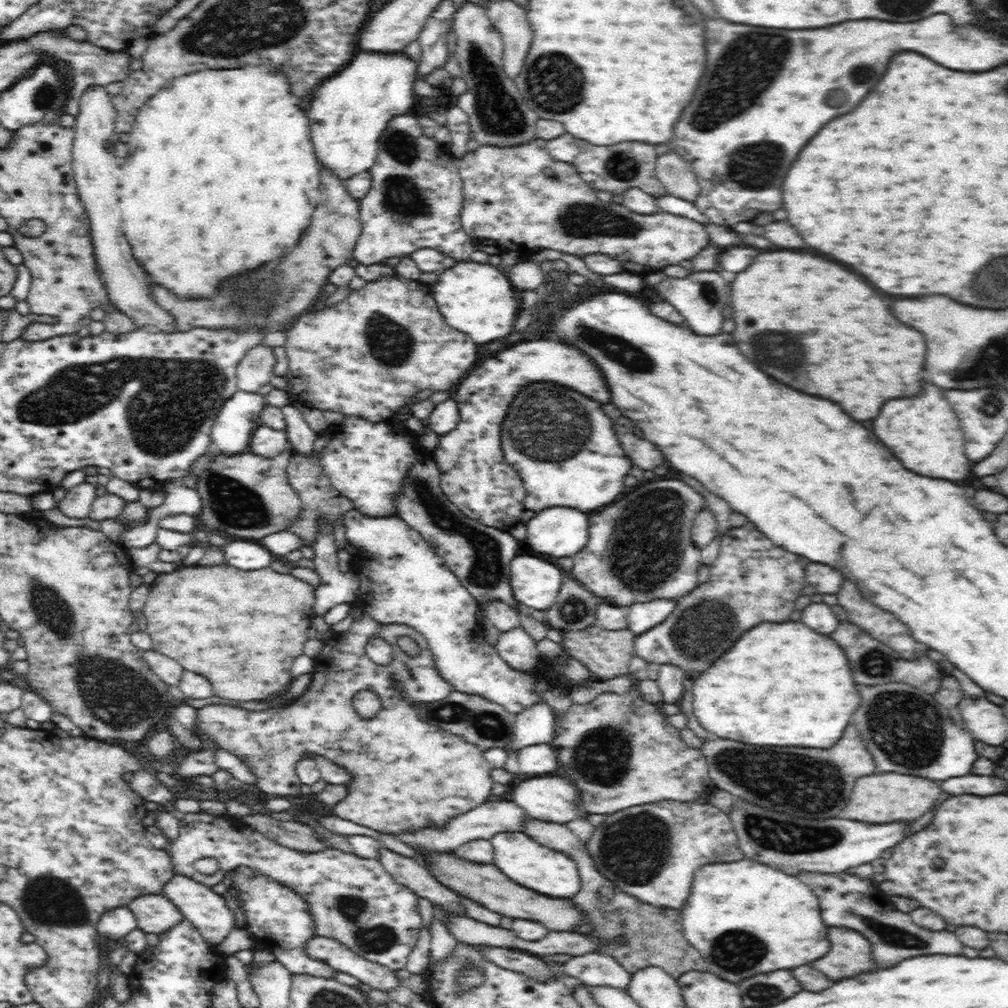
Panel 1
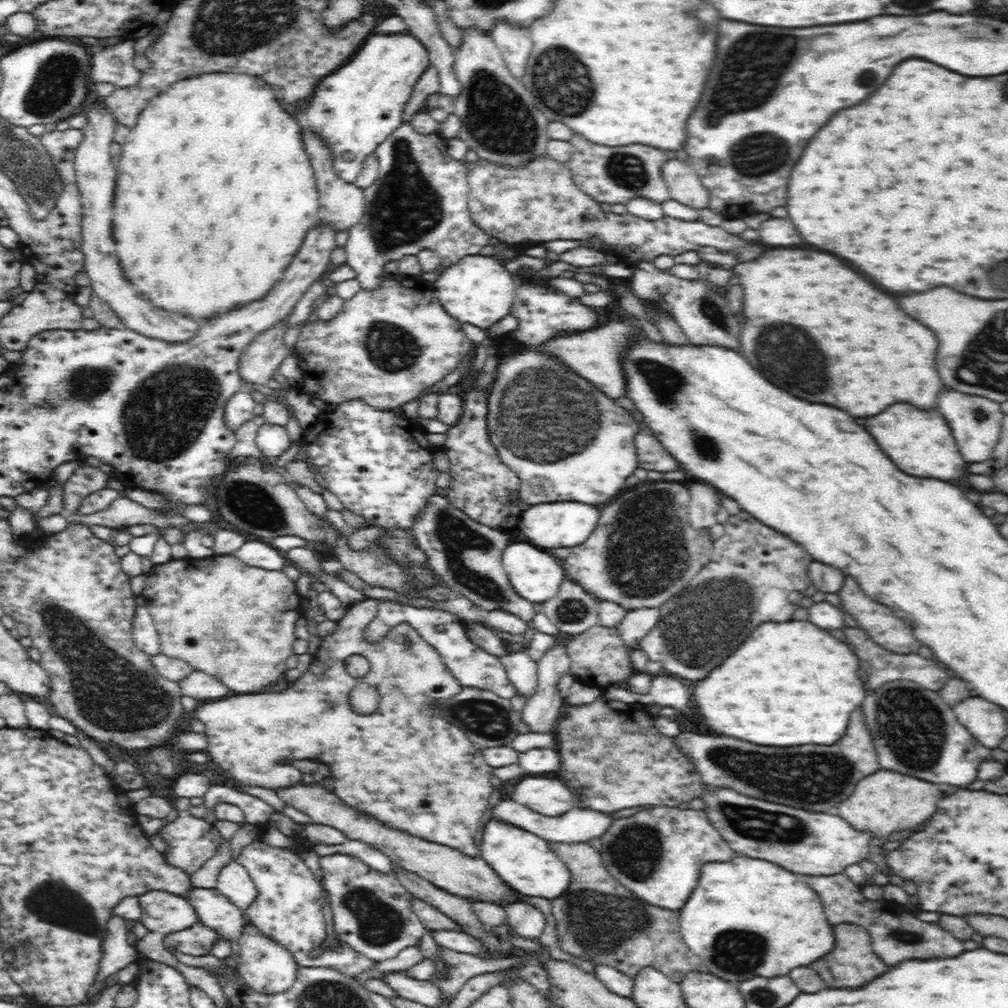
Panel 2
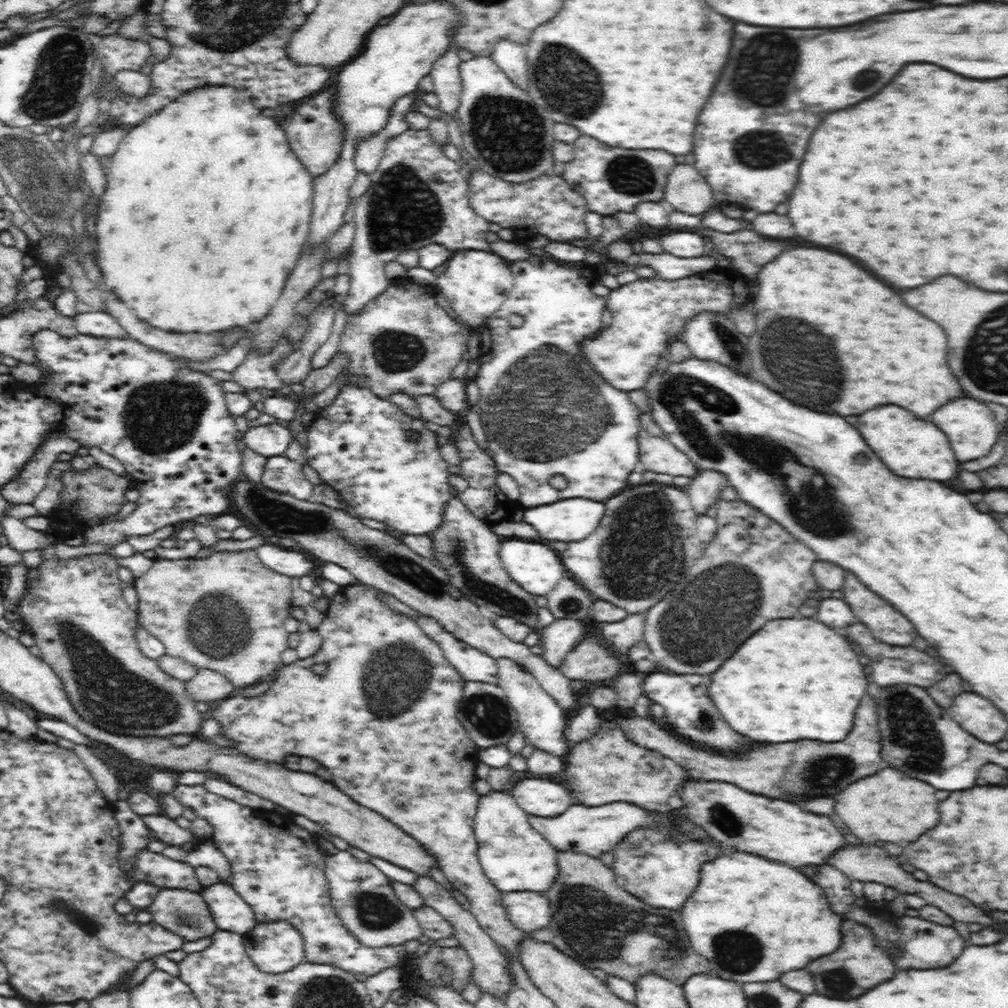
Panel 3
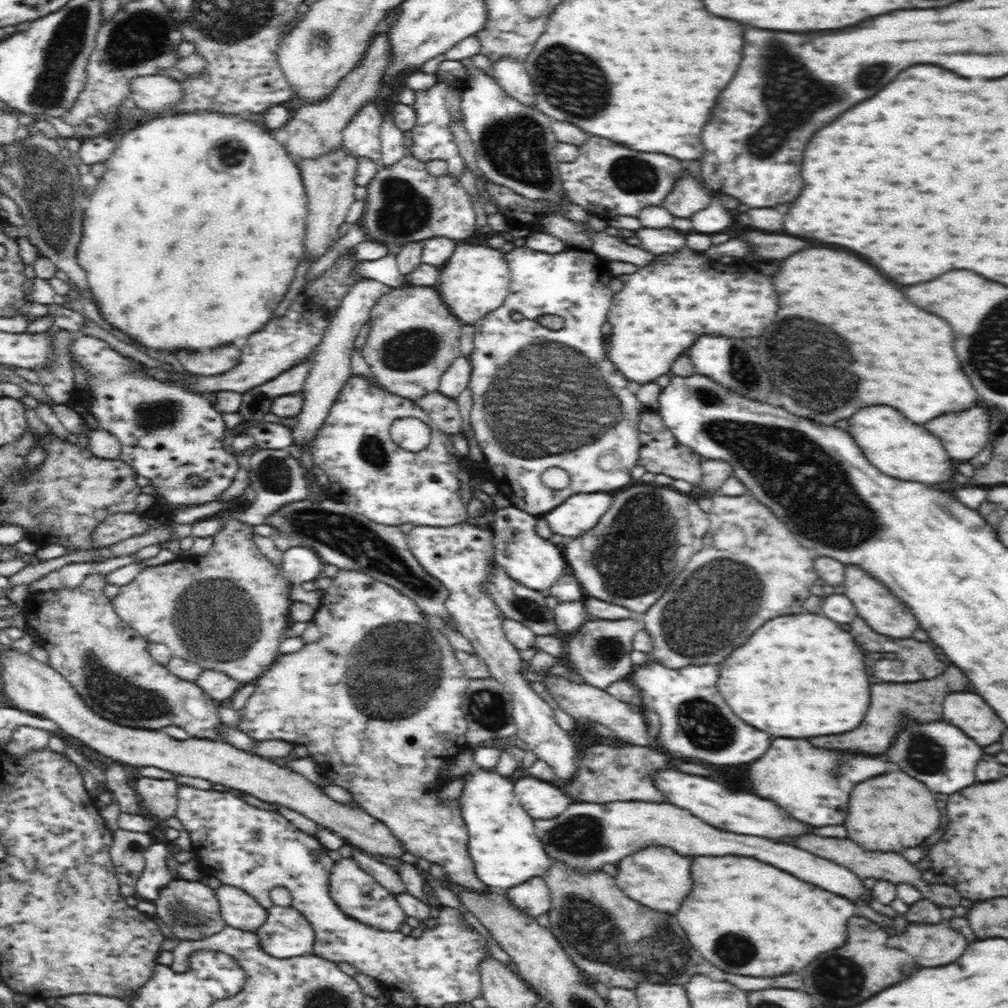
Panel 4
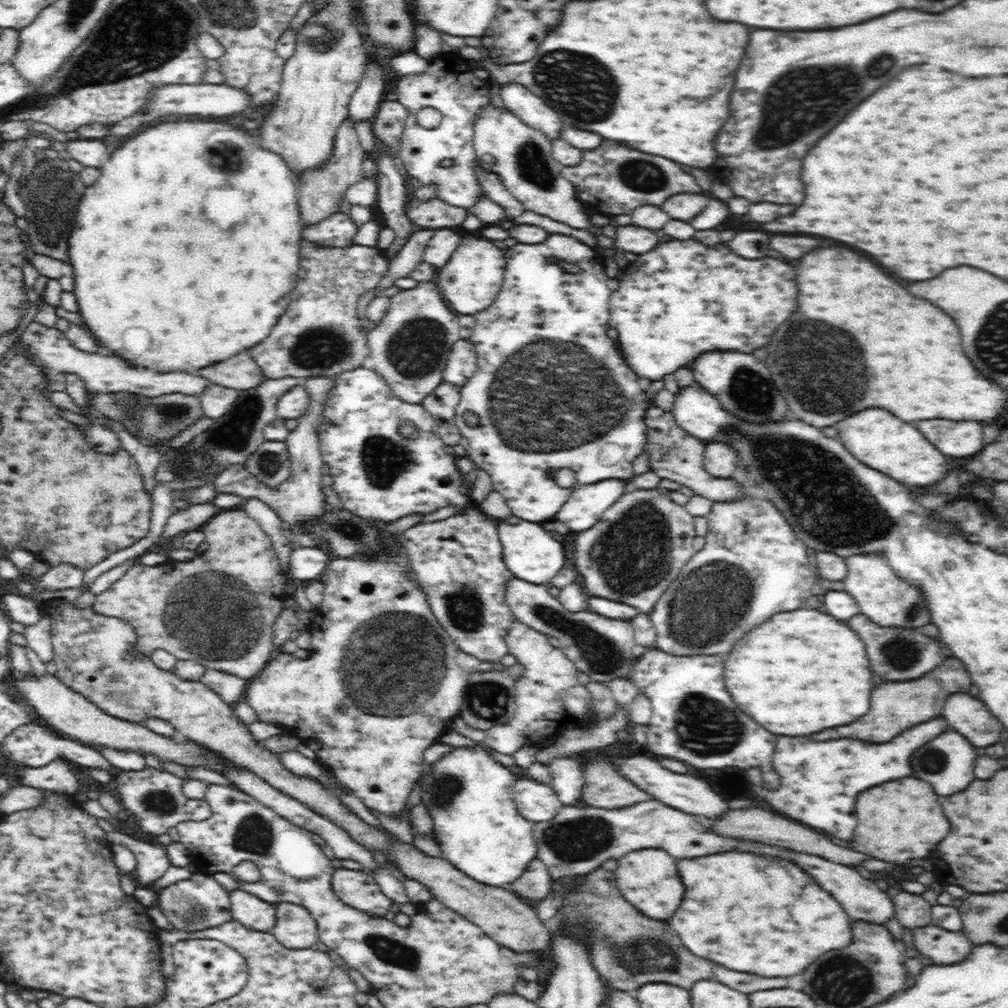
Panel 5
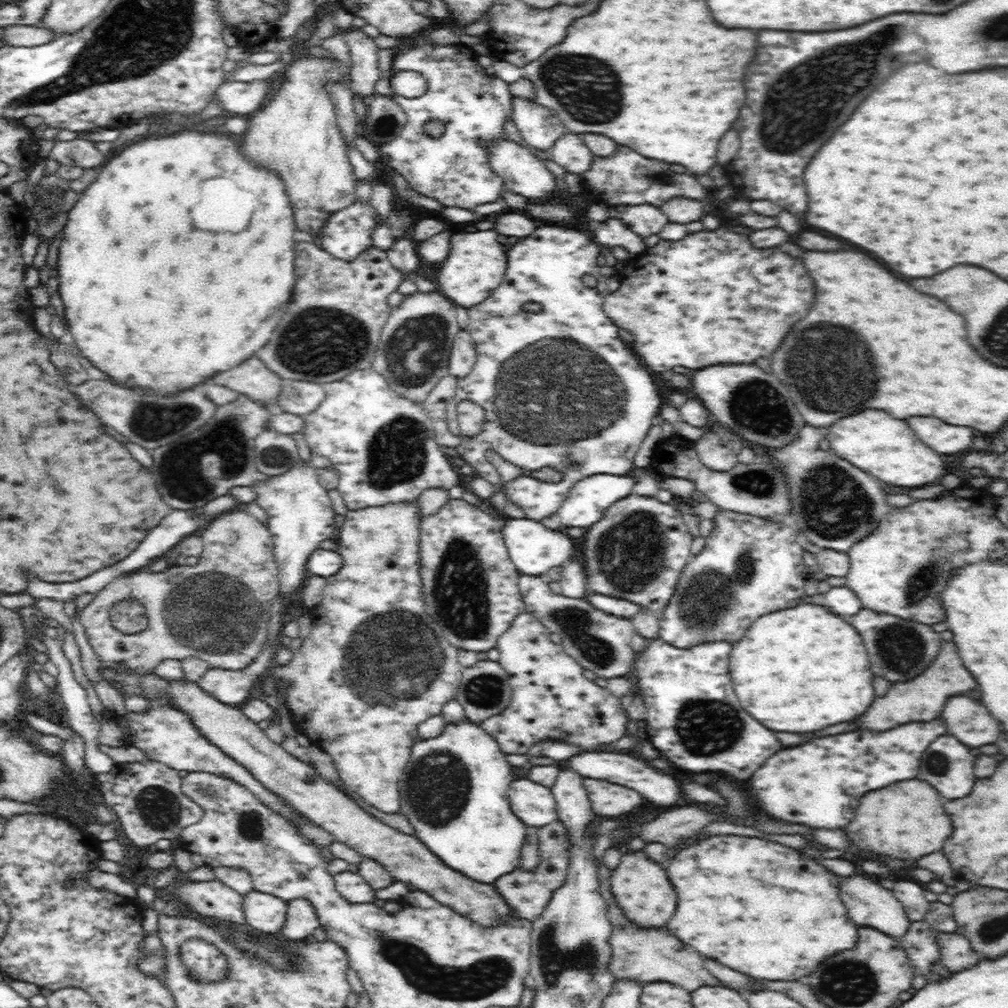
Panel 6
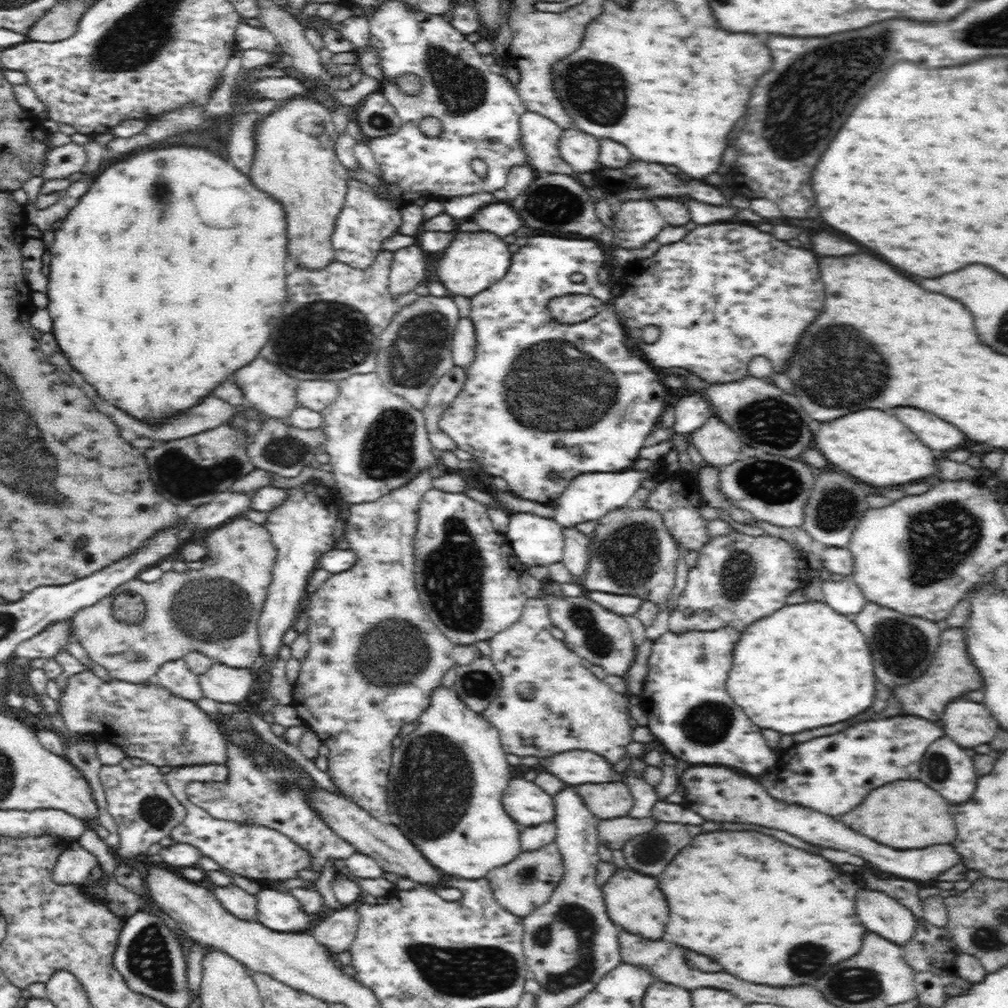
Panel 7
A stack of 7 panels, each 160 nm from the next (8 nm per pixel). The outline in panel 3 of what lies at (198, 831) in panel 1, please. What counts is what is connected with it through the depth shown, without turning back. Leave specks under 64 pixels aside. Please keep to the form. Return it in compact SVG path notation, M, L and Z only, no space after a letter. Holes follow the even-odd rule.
M144 815L141 819L152 832L153 837L165 845L183 845L194 842L194 848L198 848L200 844L206 843L206 839L194 835L191 829L182 829L174 819L166 815ZM347 850L339 851L325 858L325 877L333 912L366 949L388 949L423 935L415 914L396 896L392 880L370 861L360 861Z

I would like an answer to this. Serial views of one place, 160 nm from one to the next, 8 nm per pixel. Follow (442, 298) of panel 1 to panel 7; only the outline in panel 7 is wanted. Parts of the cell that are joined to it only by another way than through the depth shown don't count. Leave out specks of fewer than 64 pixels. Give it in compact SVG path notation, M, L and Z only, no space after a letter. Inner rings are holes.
M458 232L452 244L438 260L436 276L447 289L449 296L476 297L489 286L495 285L508 272L512 254L508 244L492 232Z

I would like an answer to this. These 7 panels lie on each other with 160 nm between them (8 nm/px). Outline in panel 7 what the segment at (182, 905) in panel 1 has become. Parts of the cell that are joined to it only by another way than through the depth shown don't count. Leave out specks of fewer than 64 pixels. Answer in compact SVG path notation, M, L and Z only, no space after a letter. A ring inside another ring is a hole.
M261 890L256 894L256 920L274 932L310 932L316 917L301 912L296 897L287 891Z

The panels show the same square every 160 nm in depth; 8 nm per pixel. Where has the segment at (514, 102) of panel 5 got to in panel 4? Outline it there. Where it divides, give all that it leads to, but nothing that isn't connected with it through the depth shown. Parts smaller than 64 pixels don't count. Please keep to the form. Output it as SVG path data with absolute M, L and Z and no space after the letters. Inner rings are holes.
M500 58L492 63L492 69L496 78L499 78L499 85L508 95L520 100L522 104L536 106L536 94L523 62L511 58Z

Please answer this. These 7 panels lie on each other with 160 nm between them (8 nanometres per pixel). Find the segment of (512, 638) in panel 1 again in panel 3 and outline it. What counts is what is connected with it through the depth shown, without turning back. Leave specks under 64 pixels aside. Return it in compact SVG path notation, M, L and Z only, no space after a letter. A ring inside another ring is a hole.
M497 658L499 665L498 686L504 689L506 698L516 711L519 731L527 742L538 750L564 758L570 742L564 739L566 731L565 710L540 686L540 683L524 667L511 658Z

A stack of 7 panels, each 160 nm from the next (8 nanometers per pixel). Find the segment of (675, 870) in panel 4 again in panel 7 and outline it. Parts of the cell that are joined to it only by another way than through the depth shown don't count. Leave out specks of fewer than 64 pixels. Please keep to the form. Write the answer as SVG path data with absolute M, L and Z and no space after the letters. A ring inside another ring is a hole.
M620 868L601 886L608 916L621 930L641 938L662 938L668 922L668 902L658 888L656 876L643 872Z

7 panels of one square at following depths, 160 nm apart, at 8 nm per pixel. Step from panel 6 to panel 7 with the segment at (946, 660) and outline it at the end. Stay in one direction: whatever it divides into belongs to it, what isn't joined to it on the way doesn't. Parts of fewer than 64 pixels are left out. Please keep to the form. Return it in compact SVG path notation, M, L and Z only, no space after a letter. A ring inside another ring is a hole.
M948 626L941 631L941 640L938 654L934 656L934 662L930 663L928 670L920 678L905 683L906 686L898 686L894 692L906 715L910 712L910 715L936 722L940 720L946 704L950 704L954 698L960 698L970 690L980 690L980 674L976 674L976 666L972 666L972 662L968 662L968 654L964 654L964 627Z

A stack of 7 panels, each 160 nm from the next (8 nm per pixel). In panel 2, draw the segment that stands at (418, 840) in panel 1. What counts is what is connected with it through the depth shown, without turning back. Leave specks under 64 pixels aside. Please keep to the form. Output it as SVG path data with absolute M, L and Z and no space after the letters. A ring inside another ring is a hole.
M512 799L498 802L489 811L486 819L487 817L495 820L495 822L503 822L503 824L524 829L548 842L588 842L592 838L600 838L600 834L604 834L604 830L608 830L608 822L612 822L612 818L614 818L610 814L596 814L594 810L584 810L584 808L572 808L570 812L561 814L560 818L546 817L530 810L527 806L514 802Z

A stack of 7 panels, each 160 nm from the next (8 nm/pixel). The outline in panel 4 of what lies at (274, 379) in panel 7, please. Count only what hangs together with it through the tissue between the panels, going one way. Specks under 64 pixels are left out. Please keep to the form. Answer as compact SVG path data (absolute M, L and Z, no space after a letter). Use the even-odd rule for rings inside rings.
M228 344L206 351L180 352L180 362L188 374L214 376L232 370L240 356L240 344Z

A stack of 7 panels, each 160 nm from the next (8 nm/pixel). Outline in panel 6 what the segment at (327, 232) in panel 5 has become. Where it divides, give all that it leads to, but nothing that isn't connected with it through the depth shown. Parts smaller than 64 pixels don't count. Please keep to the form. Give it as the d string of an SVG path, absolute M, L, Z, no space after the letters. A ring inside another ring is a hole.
M359 203L329 215L314 236L314 243L332 256L354 259L365 248L373 246L370 234L378 226L378 212L372 203Z

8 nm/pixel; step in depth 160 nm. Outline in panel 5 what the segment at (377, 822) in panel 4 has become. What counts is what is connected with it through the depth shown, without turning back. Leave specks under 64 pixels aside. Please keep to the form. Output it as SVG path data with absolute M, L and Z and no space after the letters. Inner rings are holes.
M50 673L42 678L26 676L22 680L16 680L14 686L26 698L26 702L42 716L42 720L48 726L52 726L58 732L62 732L70 738L76 738L80 742L110 746L116 750L134 750L140 754L148 752L148 754L154 754L156 758L166 760L166 762L176 762L182 766L206 766L214 772L222 772L222 764L226 766L226 760L218 751L204 750L204 748L200 748L200 744L194 744L194 741L179 736L164 737L156 732L150 732L148 728L144 728L144 724L130 724L126 720L112 718L79 691L72 690L60 679L50 676Z

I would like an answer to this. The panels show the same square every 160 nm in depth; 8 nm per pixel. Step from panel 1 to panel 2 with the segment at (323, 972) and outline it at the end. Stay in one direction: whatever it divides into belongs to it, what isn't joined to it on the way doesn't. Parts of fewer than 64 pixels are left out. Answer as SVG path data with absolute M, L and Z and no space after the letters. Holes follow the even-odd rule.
M254 839L244 846L238 857L251 876L258 894L248 905L248 923L257 928L262 937L281 946L294 959L299 968L328 969L348 977L371 970L376 964L338 939L336 948L330 950L327 927L331 923L326 905L326 894L310 868L300 857L300 849L277 848L264 839Z

